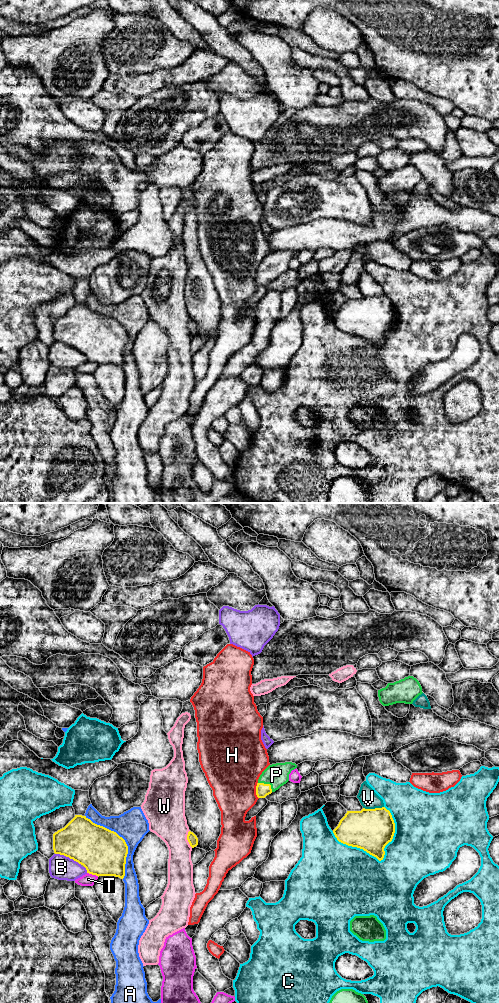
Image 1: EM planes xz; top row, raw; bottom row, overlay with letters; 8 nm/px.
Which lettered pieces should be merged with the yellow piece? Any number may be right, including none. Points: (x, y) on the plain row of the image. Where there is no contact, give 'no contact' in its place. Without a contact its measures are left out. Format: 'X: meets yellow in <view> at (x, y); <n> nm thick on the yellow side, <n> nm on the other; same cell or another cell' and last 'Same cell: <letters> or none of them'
A: meets yellow in xz at (124, 328); 380 nm thick on the yellow side, 240 nm on the other; another cell
B: meets yellow in xz at (68, 344); 360 nm thick on the yellow side, 190 nm on the other; another cell
C: meets yellow in xz at (373, 343); 340 nm thick on the yellow side, 480 nm on the other; another cell
H: meets yellow in xz at (256, 278); 110 nm thick on the yellow side, 440 nm on the other; another cell
P: meets yellow in xz at (267, 272); 110 nm thick on the yellow side, 180 nm on the other; same cell
T: meets yellow in xz at (93, 362); 380 nm thick on the yellow side, 100 nm on the other; another cell
V: meets yellow in xz at (373, 297); 340 nm thick on the yellow side, 150 nm on the other; another cell
W: meets yellow in xz at (187, 327); 80 nm thick on the yellow side, 300 nm on the other; another cell
Same cell: P

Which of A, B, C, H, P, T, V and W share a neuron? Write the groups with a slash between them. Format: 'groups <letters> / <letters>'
groups A / B / C / H / P / T / V / W

